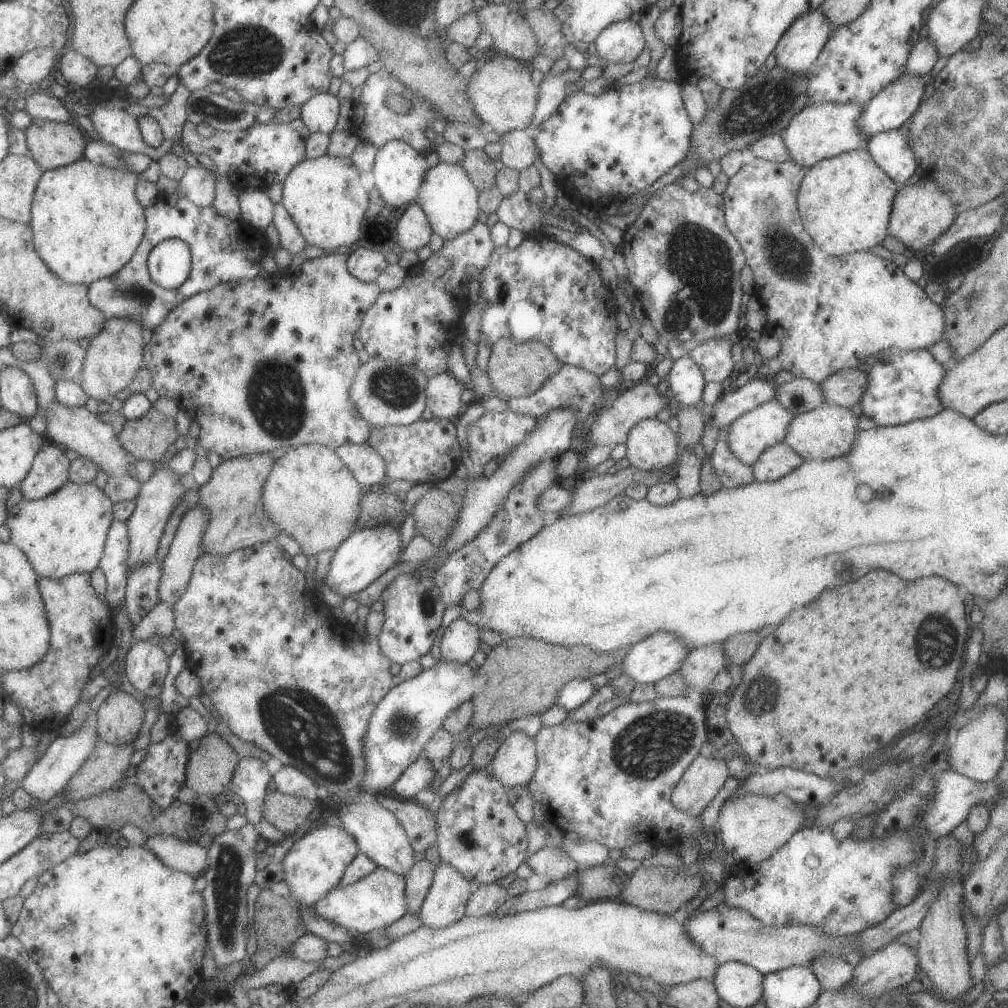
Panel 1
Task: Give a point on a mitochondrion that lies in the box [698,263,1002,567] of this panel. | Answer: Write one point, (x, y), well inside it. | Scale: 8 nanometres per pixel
(973, 299)

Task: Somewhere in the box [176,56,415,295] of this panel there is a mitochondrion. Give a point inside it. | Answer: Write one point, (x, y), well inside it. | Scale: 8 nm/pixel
(208, 109)

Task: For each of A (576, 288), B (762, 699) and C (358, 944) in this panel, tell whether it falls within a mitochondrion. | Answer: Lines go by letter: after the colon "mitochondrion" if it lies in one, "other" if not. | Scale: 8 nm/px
A: other
B: mitochondrion
C: other

